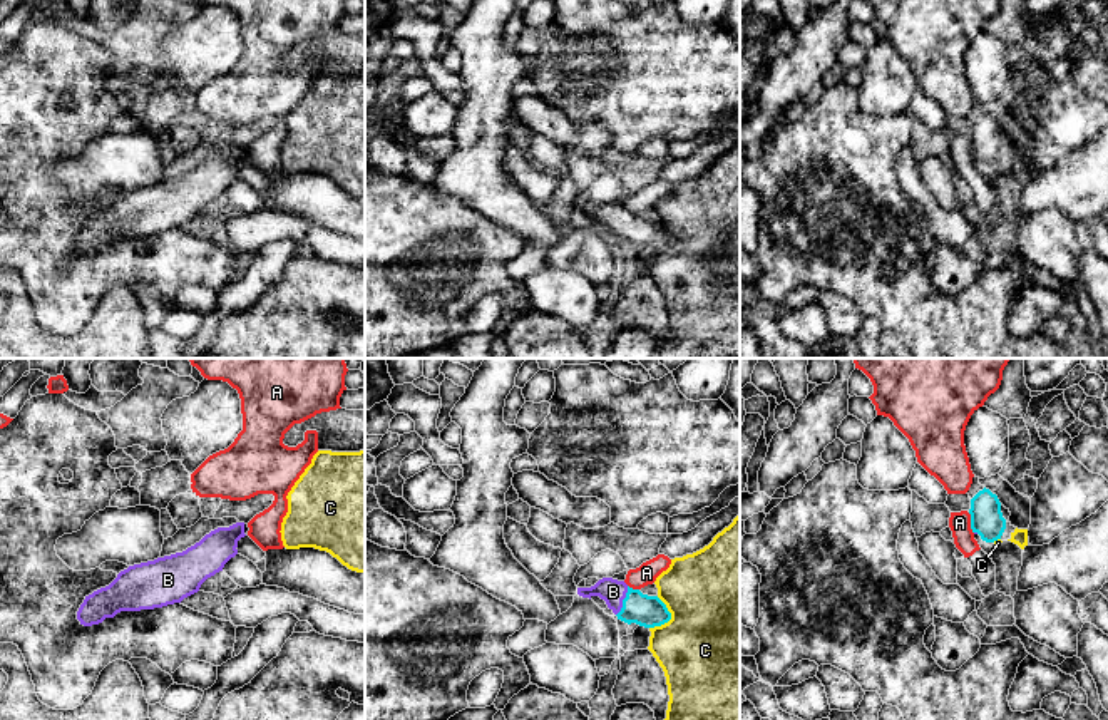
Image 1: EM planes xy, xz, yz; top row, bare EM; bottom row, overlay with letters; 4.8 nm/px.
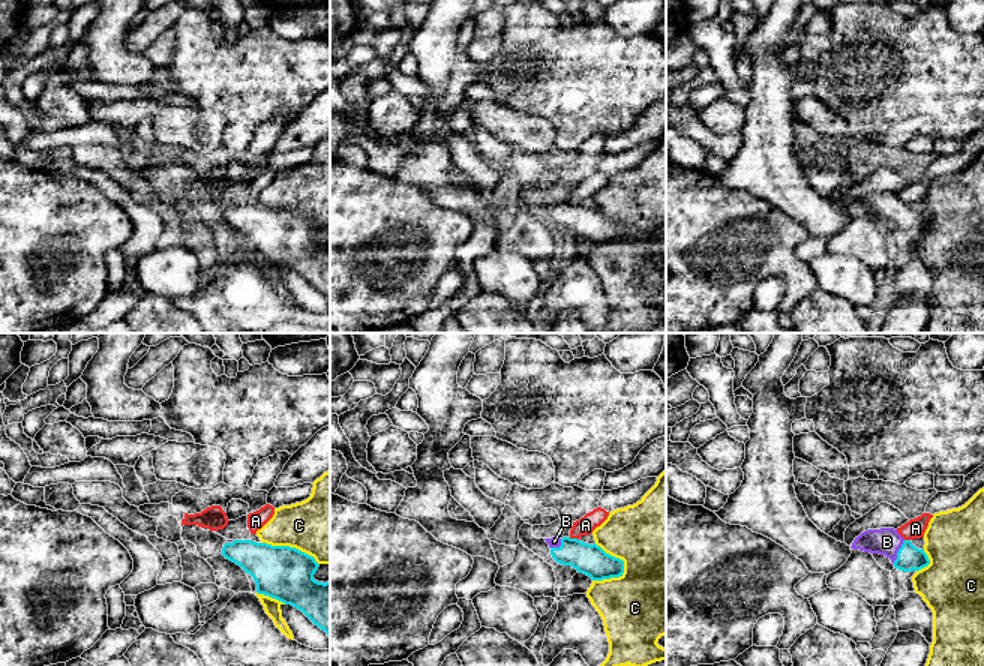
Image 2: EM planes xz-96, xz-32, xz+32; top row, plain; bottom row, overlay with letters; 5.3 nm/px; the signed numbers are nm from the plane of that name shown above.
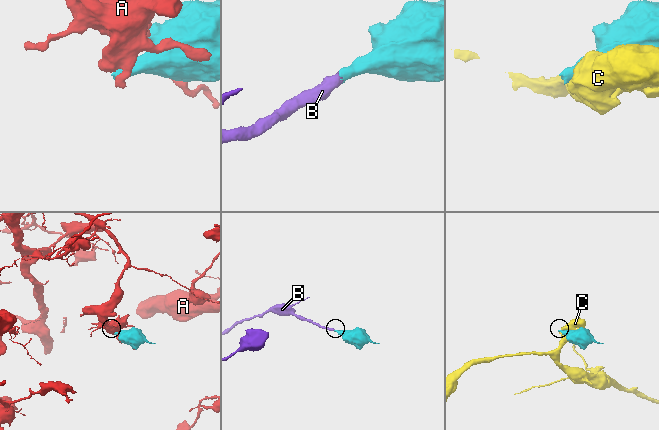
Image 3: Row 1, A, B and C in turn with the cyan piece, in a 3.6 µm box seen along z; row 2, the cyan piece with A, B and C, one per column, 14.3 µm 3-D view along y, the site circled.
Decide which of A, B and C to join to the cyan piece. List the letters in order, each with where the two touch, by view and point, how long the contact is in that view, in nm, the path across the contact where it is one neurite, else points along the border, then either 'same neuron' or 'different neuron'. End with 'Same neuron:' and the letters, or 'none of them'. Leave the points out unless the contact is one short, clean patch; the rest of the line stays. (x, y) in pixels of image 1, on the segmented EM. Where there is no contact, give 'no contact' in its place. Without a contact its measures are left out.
A: contact yz (971, 523); length 110 nm; different neuron
B: contact xz (623, 601); length 160 nm; way xz (648, 612), (623, 601), (613, 591); same neuron
C: contact xz (670, 618); length 170 nm; different neuron
Same neuron: B

